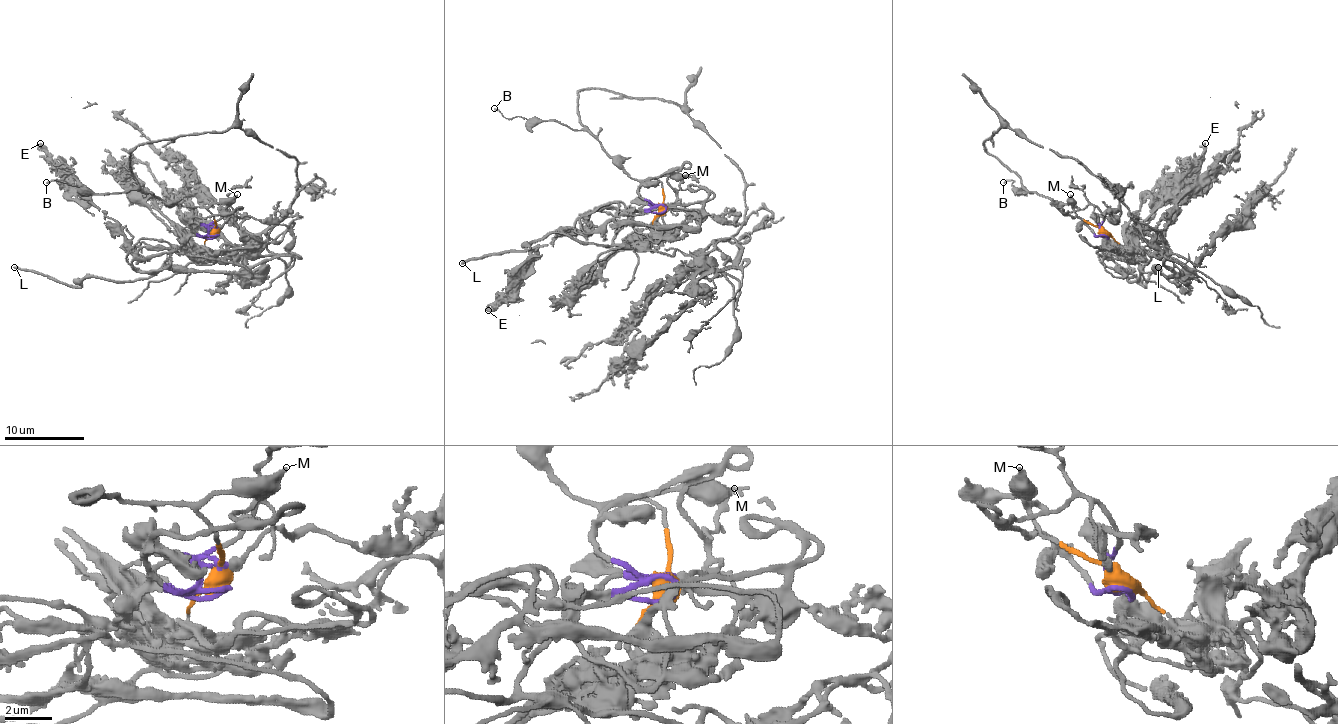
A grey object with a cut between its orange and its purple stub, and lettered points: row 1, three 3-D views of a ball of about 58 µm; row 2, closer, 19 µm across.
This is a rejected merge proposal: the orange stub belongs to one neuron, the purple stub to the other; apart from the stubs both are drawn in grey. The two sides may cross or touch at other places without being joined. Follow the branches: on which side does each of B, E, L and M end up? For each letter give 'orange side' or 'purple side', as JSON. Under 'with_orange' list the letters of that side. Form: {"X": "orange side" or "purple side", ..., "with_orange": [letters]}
{"B": "orange side", "E": "purple side", "L": "purple side", "M": "orange side", "with_orange": ["B", "M"]}

